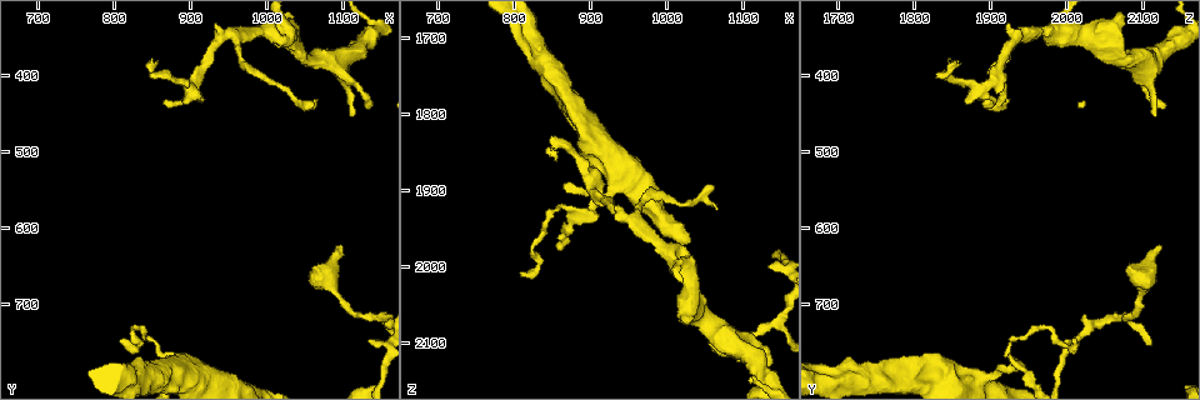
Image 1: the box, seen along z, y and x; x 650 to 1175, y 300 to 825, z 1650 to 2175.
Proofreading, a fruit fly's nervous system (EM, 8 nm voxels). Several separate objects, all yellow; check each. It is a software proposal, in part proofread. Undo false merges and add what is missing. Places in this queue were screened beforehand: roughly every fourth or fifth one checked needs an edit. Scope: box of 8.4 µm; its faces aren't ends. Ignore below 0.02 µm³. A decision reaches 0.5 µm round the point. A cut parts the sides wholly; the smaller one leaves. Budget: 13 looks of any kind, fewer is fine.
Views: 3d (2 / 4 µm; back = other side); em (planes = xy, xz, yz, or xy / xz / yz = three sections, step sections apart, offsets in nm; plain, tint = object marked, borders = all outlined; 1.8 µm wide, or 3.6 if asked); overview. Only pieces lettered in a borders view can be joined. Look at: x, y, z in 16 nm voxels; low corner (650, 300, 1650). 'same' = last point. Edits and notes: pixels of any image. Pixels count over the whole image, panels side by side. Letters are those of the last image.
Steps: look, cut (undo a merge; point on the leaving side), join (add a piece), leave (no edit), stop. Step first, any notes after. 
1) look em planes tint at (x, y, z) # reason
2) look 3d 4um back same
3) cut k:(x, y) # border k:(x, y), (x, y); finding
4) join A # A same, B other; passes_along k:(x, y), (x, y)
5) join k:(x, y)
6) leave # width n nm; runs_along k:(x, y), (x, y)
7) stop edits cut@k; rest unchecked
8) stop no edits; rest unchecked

look 3d 4um back at (900, 775, 1930) # sudden change in width

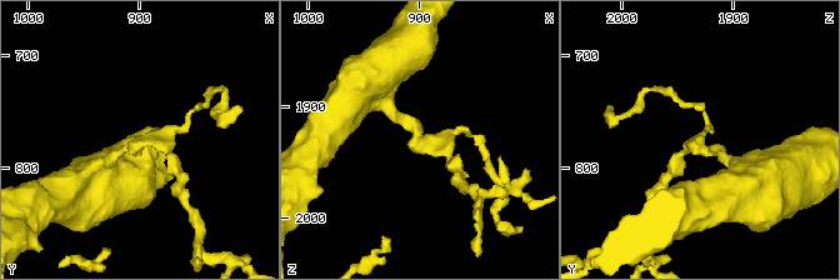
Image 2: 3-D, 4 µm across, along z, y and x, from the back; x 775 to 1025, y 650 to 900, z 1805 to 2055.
look em planes borders at (902, 780, 1930) # arms 3; shape alone is not enough

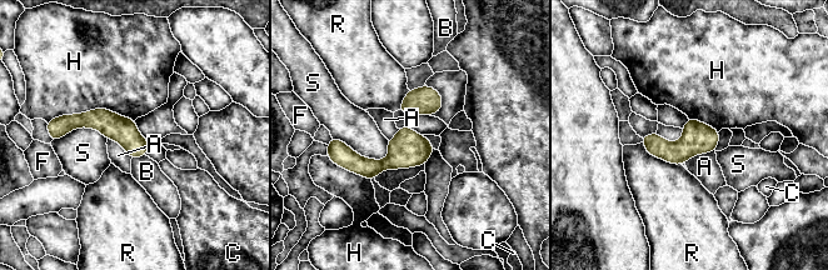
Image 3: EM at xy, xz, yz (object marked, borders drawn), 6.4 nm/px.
leave # width 170 nm; longest_contact H 550 nm; A other, B other, C other, F other, H other, R other, S other; all the same neuron

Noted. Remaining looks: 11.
look em planes borders at (810, 750, 2010) # thin end

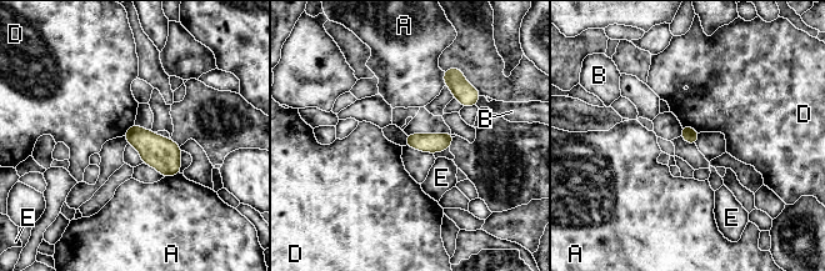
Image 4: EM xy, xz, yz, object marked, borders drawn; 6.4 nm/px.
leave # width 100 nm; A other, B other, D other, E other; border 4:(683, 126), (690, 126), (699, 133); none of them fits

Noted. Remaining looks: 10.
look em 3.6um xy step 8 borders at (1095, 625, 2120) # an open end

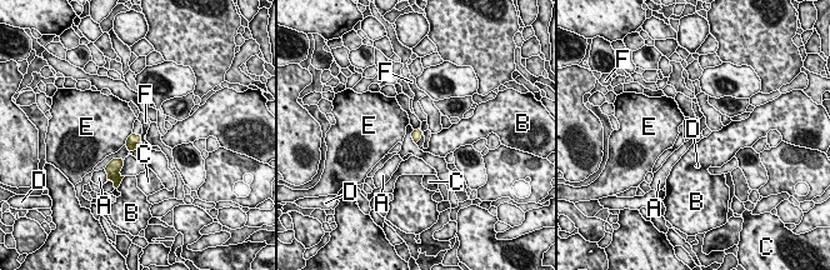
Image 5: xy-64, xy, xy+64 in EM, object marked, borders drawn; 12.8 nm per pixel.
join F # A other, B other, C other, D other, E other, F same; passes_along 5:(133, 143), (140, 139), (145, 121); the neuron continues

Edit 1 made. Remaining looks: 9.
look em planes borders at (1010, 345, 1990) # small branch off a trunk

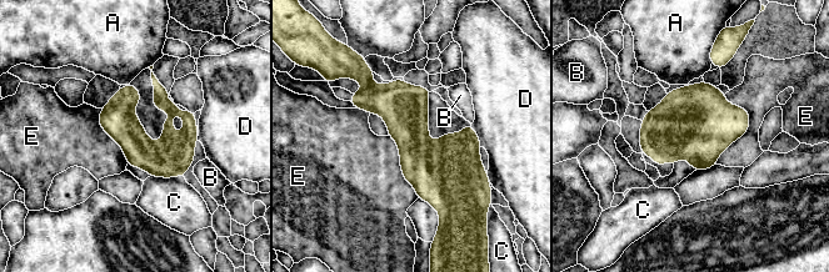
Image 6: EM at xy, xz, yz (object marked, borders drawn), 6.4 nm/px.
leave # longest_contact E 460 nm; A other, B other, C other, D other, E other; border 6:(725, 94), (748, 129), (715, 164); one neuron here

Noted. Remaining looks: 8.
stop edits join@5; rest unchecked

